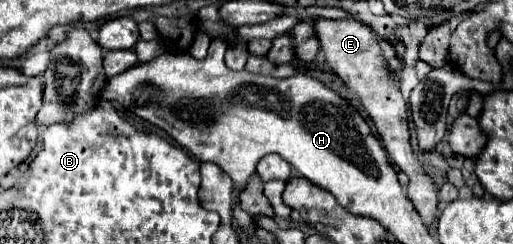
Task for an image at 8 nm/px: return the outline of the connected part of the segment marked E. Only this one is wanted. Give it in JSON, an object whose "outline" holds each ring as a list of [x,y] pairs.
{"outline":[[[313,19],[315,35],[319,39],[321,51],[325,53],[325,59],[333,73],[337,73],[351,91],[357,93],[361,99],[367,115],[373,119],[379,137],[395,165],[409,177],[407,185],[407,197],[413,201],[415,209],[419,211],[423,223],[431,227],[437,221],[437,187],[433,183],[433,177],[425,171],[425,167],[419,163],[413,147],[411,147],[411,135],[409,135],[409,121],[407,121],[407,107],[405,99],[399,89],[399,81],[389,73],[387,61],[383,57],[383,51],[373,37],[371,29],[357,21],[357,19]]]}

